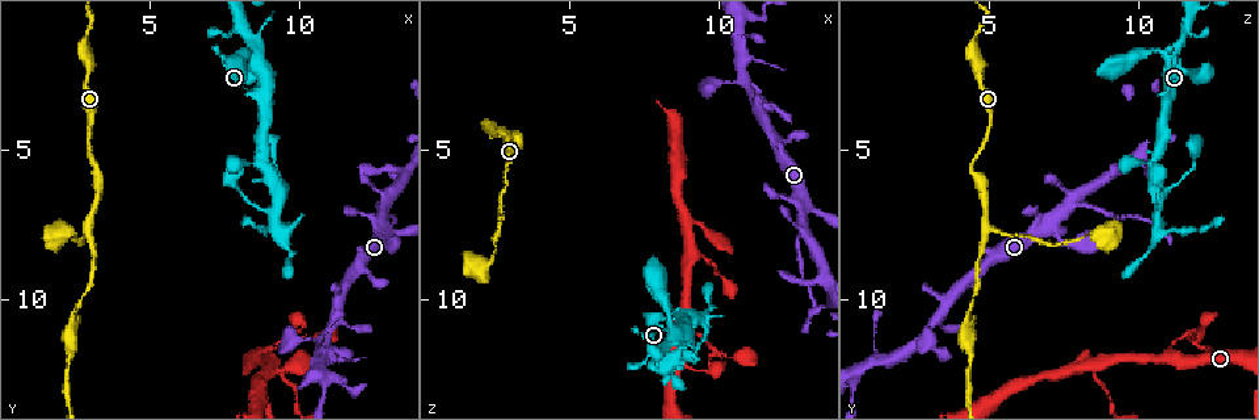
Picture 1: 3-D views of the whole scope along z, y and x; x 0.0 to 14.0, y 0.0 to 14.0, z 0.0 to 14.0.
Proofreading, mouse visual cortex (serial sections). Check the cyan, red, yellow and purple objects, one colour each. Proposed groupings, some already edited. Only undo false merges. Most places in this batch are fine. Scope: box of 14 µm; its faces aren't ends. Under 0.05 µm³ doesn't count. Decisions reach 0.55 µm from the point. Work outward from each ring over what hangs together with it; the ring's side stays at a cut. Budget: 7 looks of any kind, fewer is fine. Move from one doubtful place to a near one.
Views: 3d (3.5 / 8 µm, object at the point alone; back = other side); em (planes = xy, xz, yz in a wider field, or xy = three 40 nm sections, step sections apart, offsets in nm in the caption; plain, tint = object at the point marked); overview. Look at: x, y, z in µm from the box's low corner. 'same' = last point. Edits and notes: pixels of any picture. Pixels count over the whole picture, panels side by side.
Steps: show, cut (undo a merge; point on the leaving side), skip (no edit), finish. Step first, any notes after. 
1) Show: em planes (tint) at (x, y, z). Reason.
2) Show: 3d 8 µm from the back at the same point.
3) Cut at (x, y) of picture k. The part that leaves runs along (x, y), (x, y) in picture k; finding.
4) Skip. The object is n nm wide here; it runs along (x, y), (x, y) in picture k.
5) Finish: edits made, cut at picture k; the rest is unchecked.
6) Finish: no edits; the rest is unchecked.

Show: 3d 3.5 µm at (10.8, 11.2, 2.8). Four arms meet.

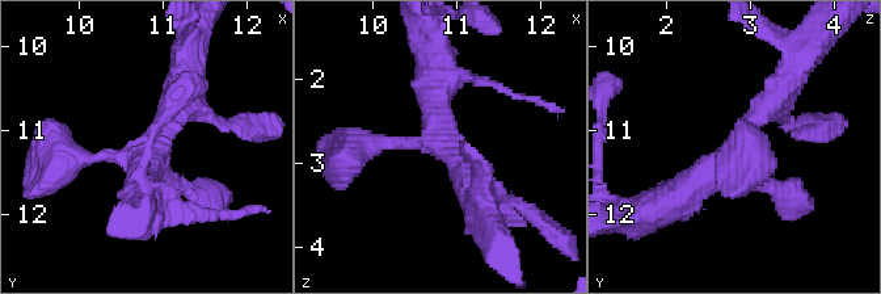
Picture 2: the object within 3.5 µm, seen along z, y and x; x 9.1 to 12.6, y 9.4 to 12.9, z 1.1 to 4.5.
Show: em xy step 5 (plain) at (10.90, 11.20, 2.75). 4 arms meet here; the arms are 150, 150, 350, 400 nm wide.

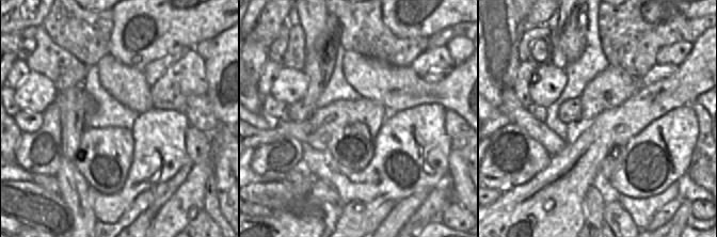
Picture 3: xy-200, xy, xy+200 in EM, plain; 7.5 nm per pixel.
Show: em xy step 5 (tint) at the same point.

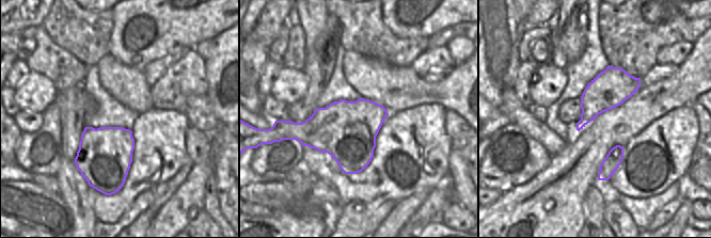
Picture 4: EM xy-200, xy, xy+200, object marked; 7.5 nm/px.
Skip. It runs along (785, 83), (723, 163), (671, 200) in picture 2; one cell here.

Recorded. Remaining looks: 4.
Show: 3d 3.5 µm at (9.0, 12.1, 8.5). A fork.

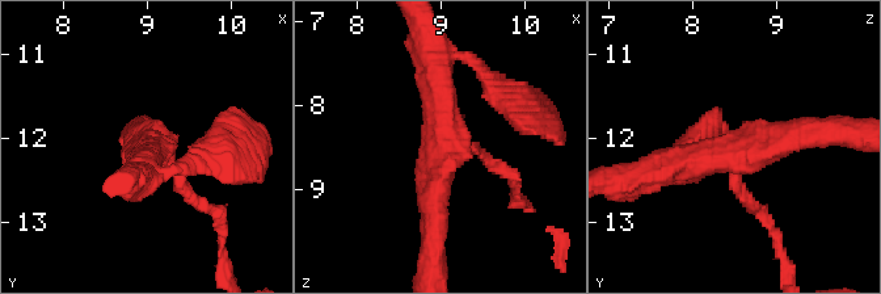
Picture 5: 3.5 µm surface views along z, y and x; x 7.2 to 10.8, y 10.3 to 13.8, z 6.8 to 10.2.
Show: em planes (tint) at (9.05, 12.15, 8.50). 3 arms meet here; the arms are 150, 300, 400 nm wide.

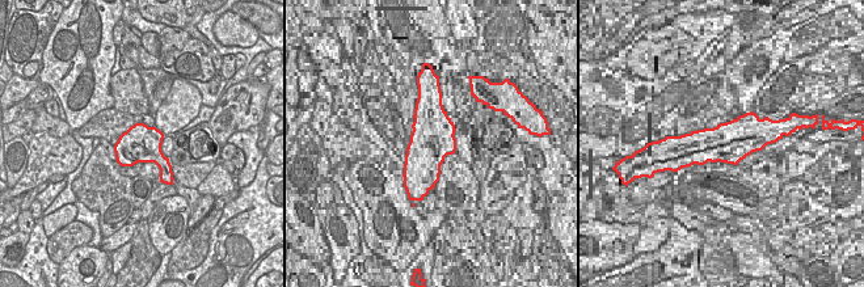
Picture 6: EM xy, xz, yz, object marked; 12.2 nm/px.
Skip. It runs along (814, 131), (650, 168) in picture 5; one cell here.

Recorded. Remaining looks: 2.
Show: 3d 3.5 µm at (8.4, 6.7, 10.5).

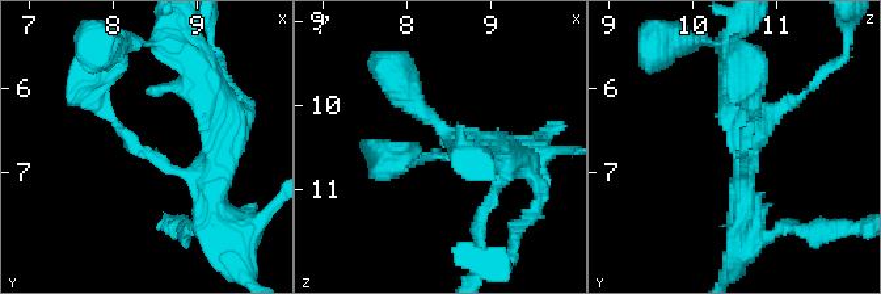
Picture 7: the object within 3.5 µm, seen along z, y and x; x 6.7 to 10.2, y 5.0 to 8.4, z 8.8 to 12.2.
Show: em planes (tint) at (8.30, 6.80, 10.60). The arms are 200, 200 nm wide; now the EM.

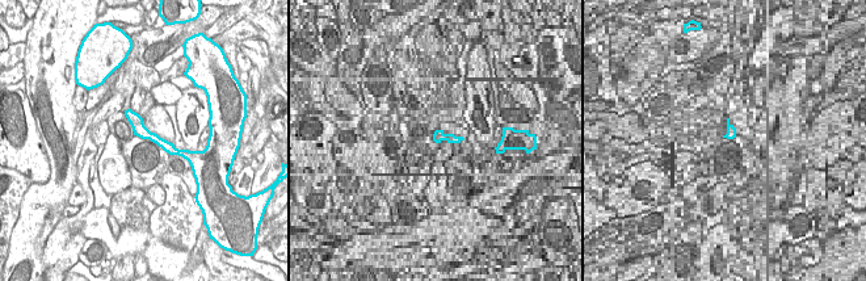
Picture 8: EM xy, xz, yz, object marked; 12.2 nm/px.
Skip. The object is 160 nm wide here; it runs along (129, 113), (148, 135), (175, 151) in picture 8; continuous, no second cell.

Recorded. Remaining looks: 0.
Finish: no edits; the rest is unchecked.

